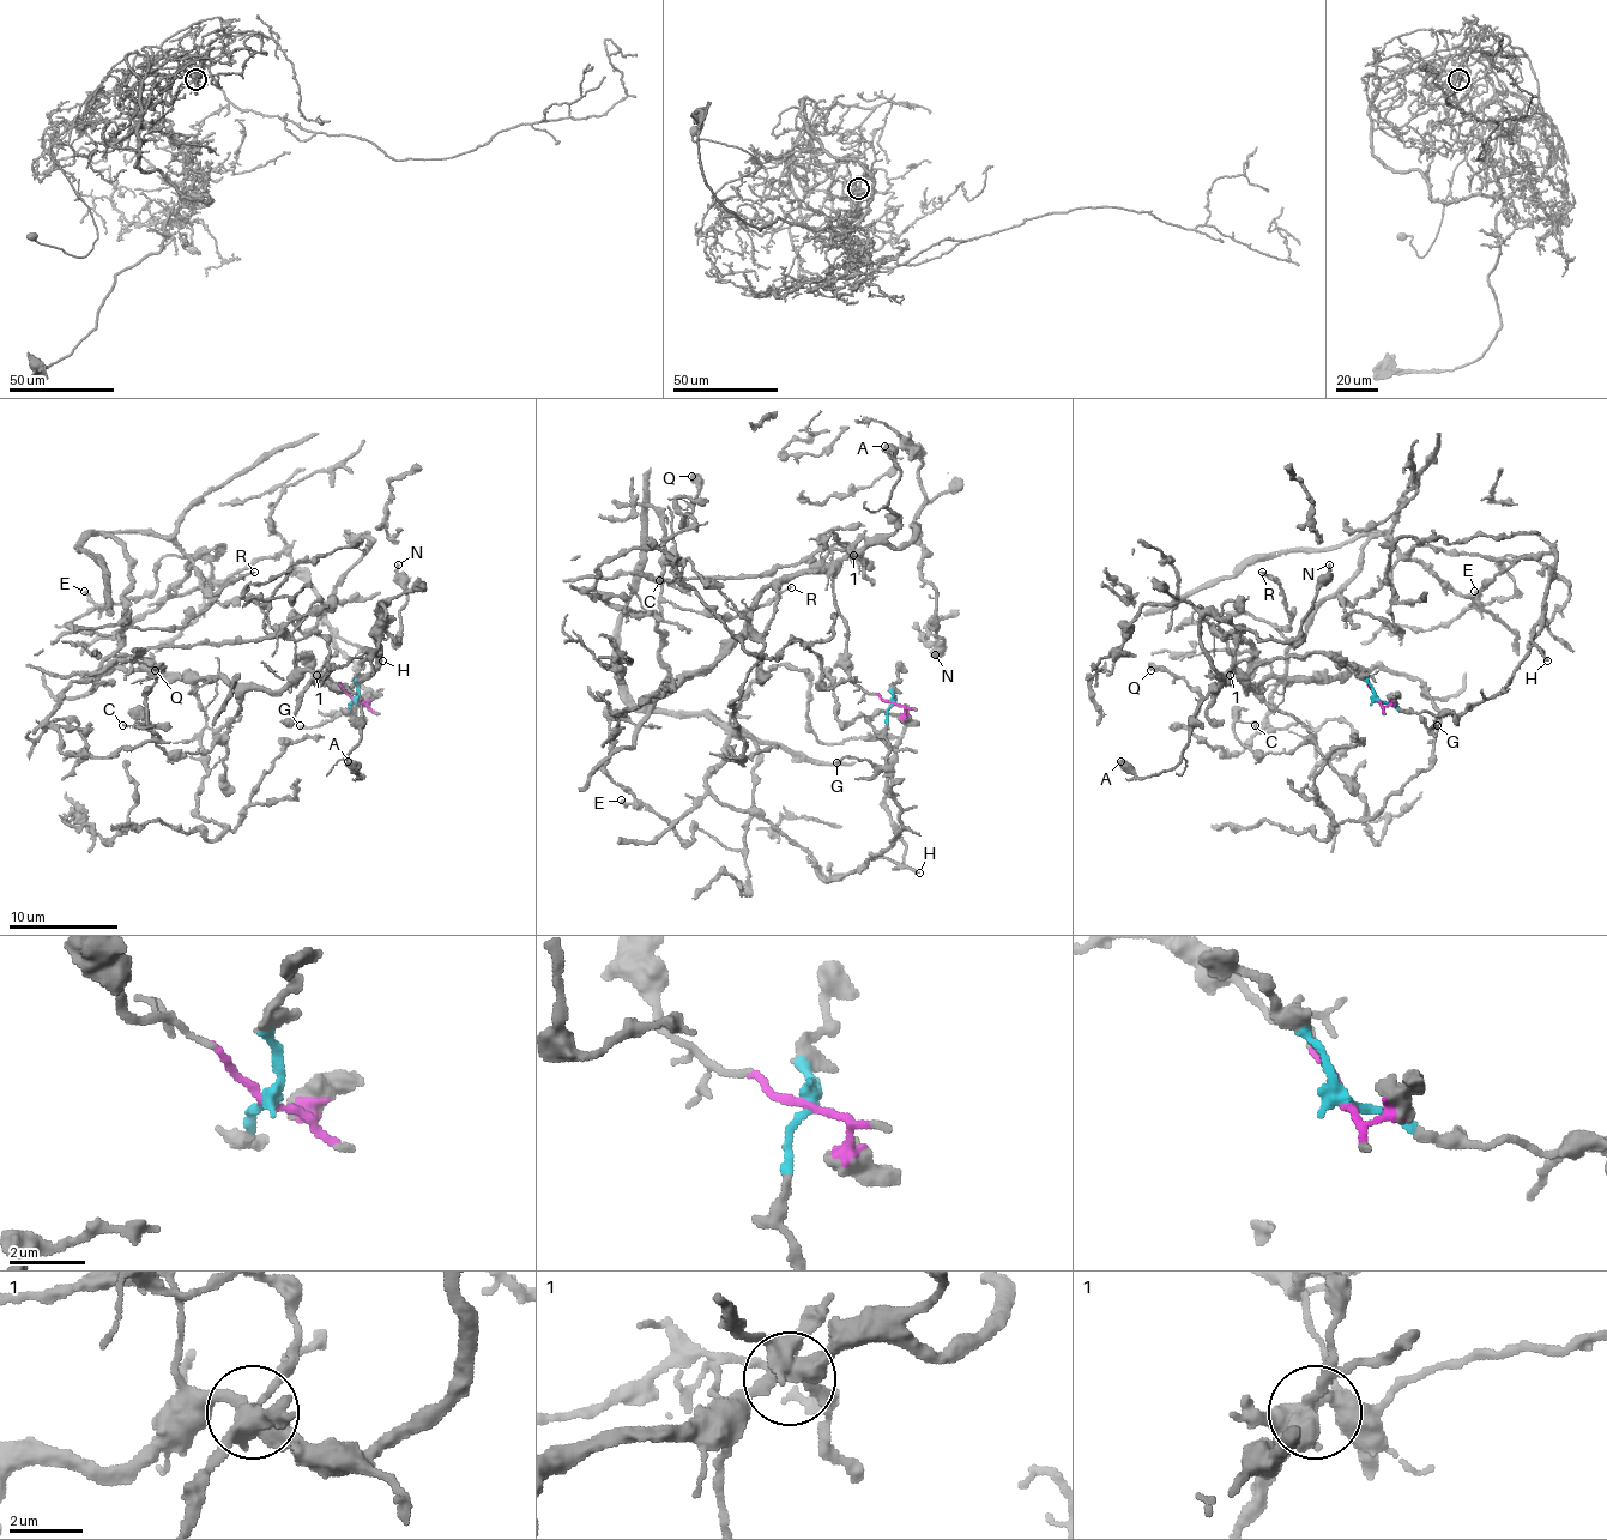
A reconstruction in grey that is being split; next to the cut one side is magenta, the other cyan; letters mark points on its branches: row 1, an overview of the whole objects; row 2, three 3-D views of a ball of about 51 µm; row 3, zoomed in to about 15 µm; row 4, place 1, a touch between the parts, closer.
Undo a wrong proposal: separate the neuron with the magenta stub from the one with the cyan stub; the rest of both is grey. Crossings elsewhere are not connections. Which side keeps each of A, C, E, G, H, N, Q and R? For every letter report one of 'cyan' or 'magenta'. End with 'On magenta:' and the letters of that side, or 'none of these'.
A: magenta
C: magenta
E: cyan
G: cyan
H: cyan
N: magenta
Q: cyan
R: cyan
On magenta: A, C, N

